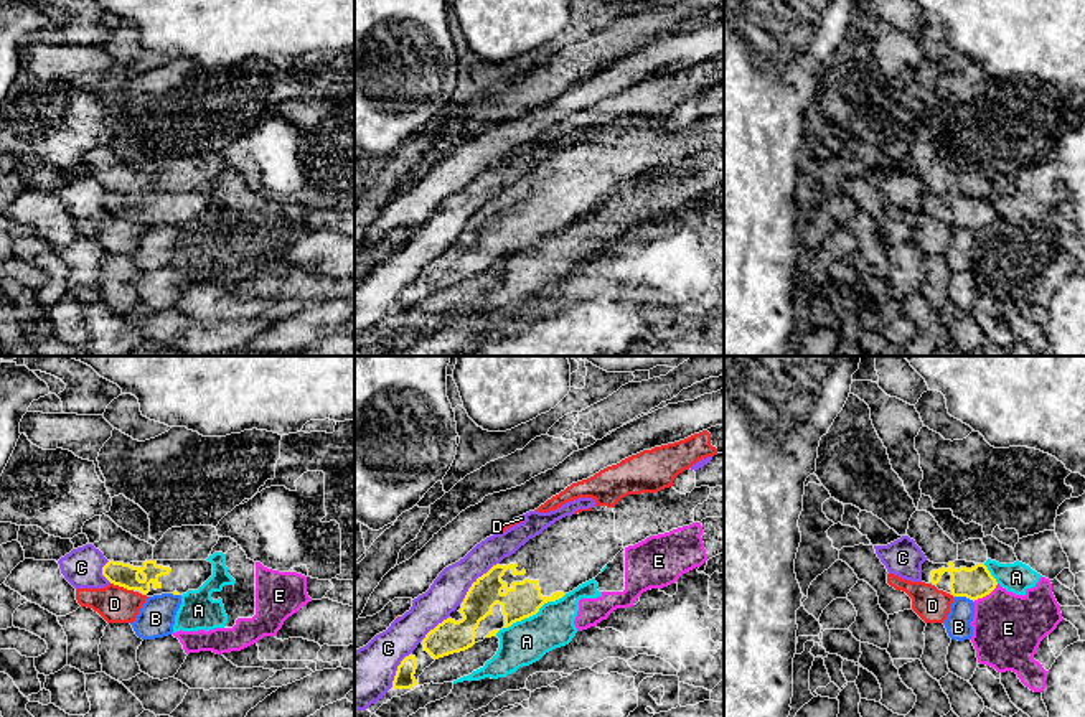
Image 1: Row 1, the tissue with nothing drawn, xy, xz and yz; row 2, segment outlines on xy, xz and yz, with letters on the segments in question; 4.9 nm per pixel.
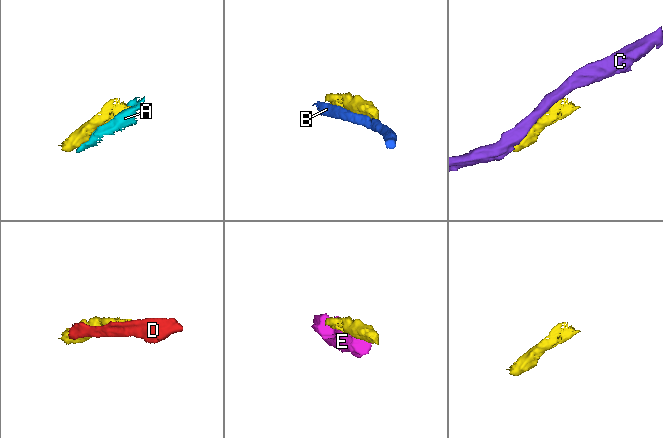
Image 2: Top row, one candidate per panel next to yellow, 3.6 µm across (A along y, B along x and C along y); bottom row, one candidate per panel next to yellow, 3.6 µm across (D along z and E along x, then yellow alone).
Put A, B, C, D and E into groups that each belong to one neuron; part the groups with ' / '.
A E / B / C / D

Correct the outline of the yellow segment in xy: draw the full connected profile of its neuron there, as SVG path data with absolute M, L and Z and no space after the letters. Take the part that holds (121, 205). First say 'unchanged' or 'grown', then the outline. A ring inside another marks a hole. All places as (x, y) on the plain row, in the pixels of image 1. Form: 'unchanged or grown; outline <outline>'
grown; outline M109 191L102 198L102 206L114 216L147 227L183 226L188 221L198 221L213 206L213 194L208 191L145 191L130 194Z

